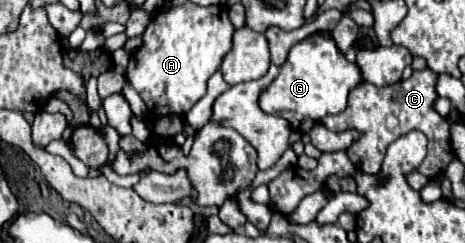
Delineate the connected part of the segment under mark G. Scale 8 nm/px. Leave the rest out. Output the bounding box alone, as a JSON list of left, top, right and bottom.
[259,33,361,133]

